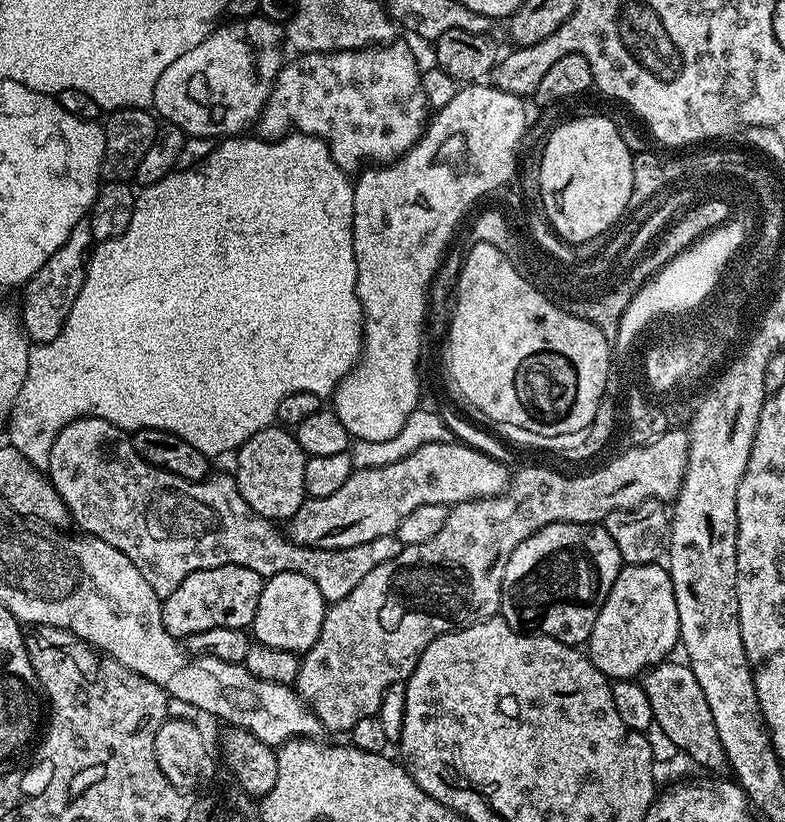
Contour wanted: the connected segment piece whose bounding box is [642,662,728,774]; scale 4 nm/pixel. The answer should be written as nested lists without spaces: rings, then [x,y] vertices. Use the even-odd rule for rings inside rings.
[[[672,663],[655,664],[642,676],[650,698],[650,710],[654,710],[654,722],[662,726],[684,756],[688,755],[698,767],[708,771],[705,773],[723,773],[720,771],[728,768],[728,759],[726,750],[722,750],[722,738],[718,738],[718,726],[714,726],[714,714],[710,714],[710,706],[706,703],[706,694],[702,694],[702,686],[698,686],[698,678],[694,678],[687,663]]]

